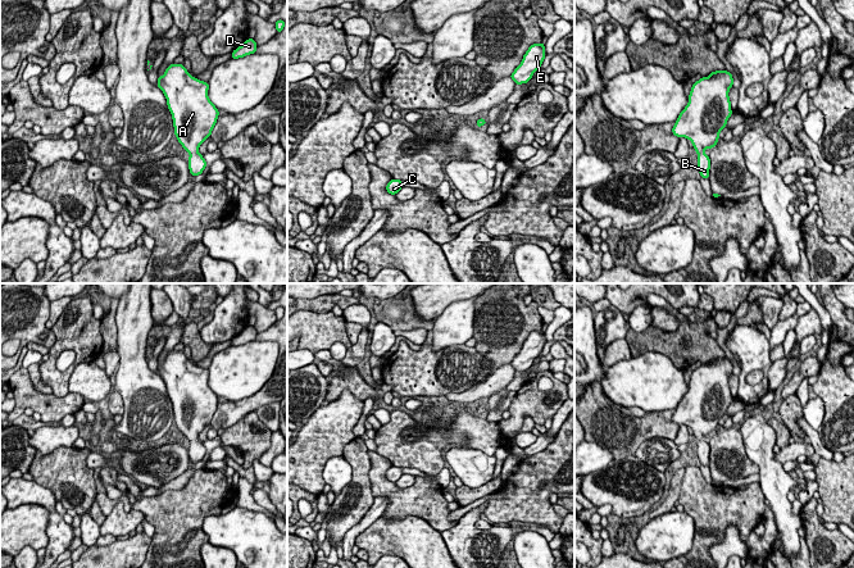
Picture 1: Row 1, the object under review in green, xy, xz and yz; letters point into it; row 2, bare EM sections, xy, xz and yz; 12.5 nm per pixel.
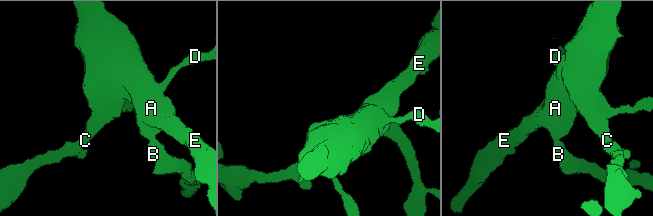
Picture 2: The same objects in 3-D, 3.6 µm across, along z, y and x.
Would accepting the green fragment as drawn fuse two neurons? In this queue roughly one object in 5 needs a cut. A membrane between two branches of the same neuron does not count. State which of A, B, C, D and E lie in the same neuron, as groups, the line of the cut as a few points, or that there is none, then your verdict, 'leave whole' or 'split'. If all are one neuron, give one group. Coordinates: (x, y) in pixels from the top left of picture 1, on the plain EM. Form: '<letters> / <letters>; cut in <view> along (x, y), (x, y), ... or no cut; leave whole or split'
A B C D E; no cut; leave whole

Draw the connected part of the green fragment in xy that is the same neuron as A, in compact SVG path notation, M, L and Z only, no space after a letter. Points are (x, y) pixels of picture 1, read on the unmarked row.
M172 350L156 372L167 386L172 401L174 423L190 441L188 456L196 464L206 449L199 440L200 432L212 422L219 399L209 387L209 371L192 364L185 353Z

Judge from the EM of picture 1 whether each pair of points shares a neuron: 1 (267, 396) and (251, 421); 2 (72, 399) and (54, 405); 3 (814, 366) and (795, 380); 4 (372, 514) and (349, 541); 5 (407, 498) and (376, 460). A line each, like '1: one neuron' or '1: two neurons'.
1: two neurons
2: one neuron
3: one neuron
4: one neuron
5: one neuron

